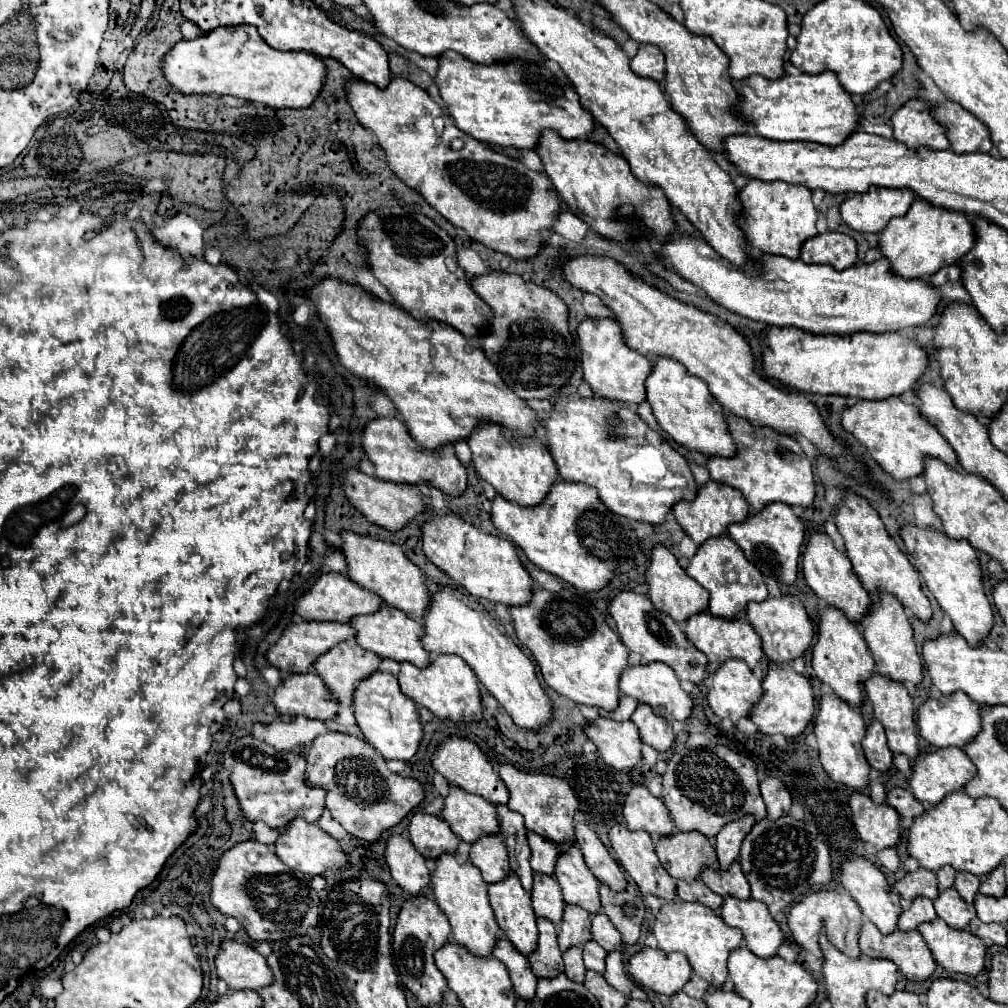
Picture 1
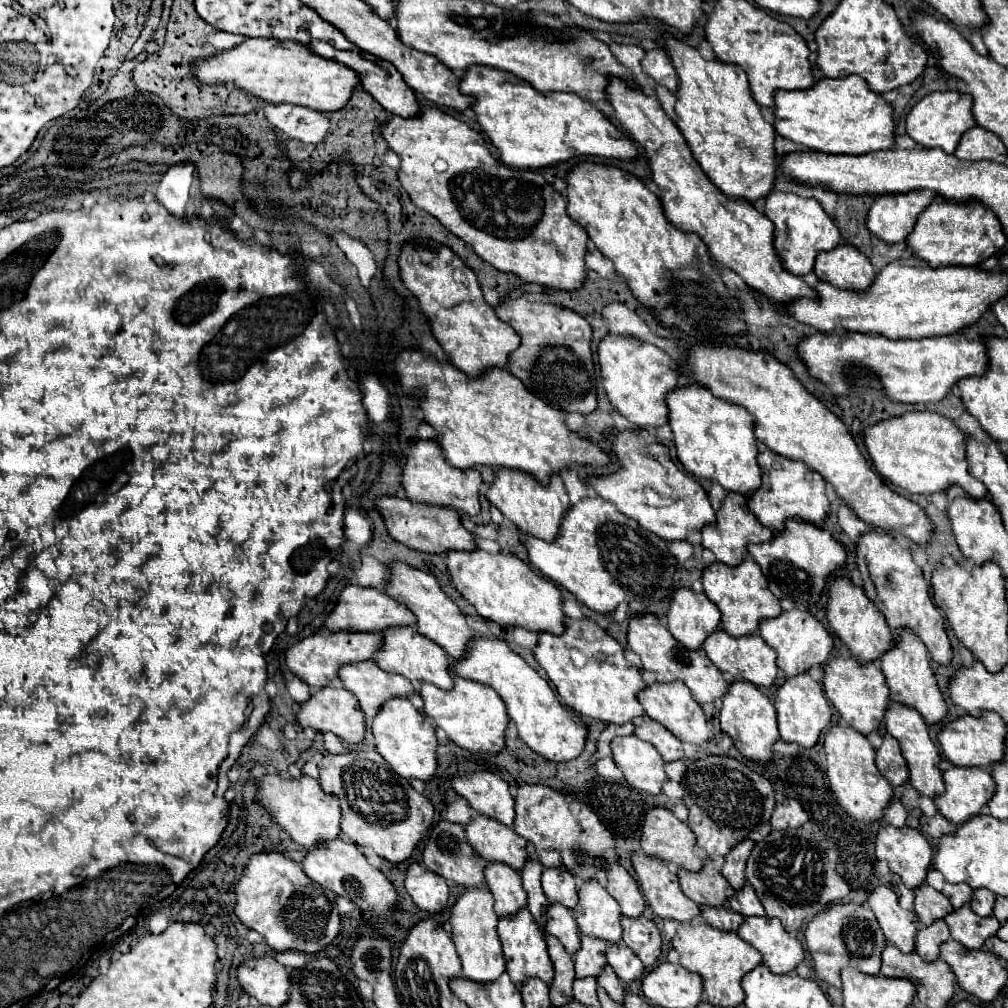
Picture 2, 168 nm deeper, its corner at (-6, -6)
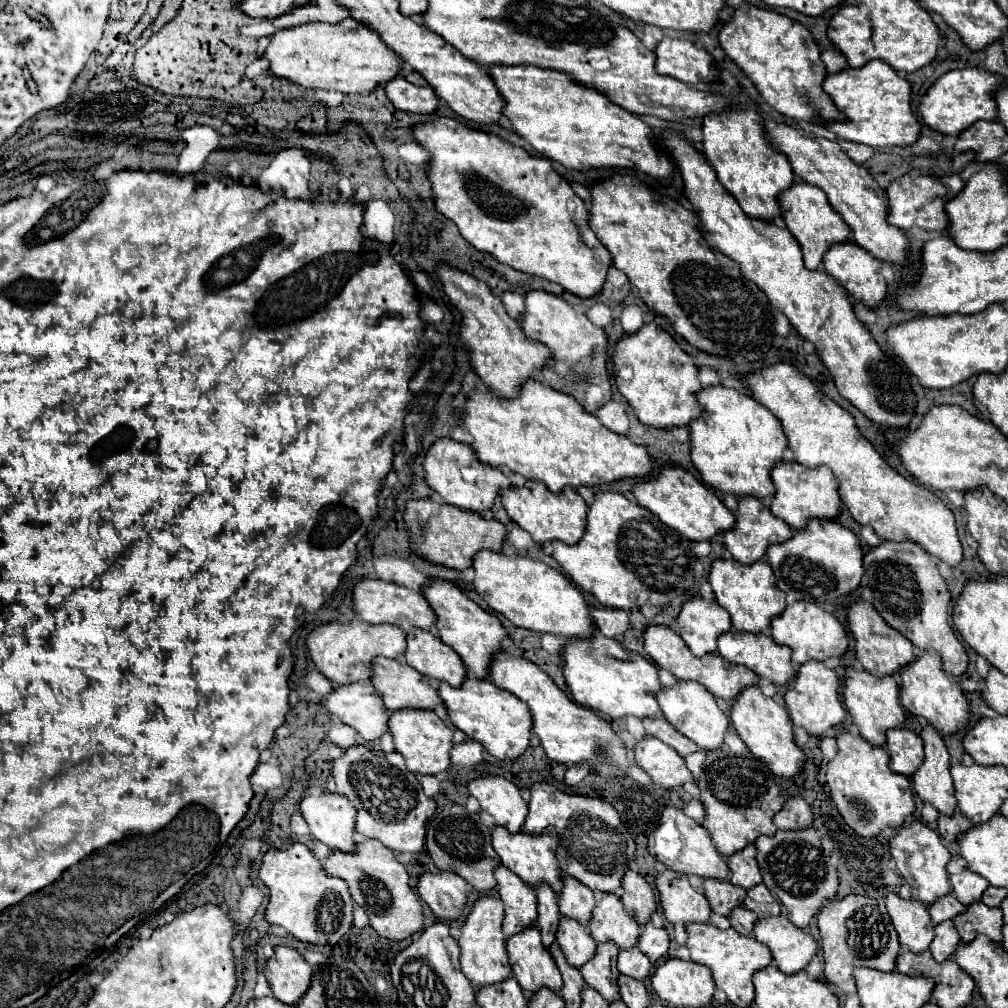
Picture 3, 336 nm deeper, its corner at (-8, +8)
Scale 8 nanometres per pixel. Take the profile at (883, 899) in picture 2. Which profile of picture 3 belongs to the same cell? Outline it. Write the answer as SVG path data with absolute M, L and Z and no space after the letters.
M889 892L885 898L887 912L899 934L903 948L911 952L923 952L933 940L933 922L927 906L917 900L903 900L899 894Z

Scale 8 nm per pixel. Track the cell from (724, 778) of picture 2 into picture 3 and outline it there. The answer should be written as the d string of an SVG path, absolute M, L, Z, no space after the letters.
M719 758L711 762L695 782L699 786L699 800L705 806L703 826L709 830L719 854L731 856L749 842L755 842L757 836L773 836L777 832L773 816L783 808L781 788L777 786L773 774L757 758Z

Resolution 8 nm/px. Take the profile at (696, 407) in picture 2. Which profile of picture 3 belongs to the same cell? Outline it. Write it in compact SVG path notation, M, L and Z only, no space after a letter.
M707 386L695 394L703 414L689 424L691 460L703 482L727 494L769 498L775 494L771 468L783 460L787 448L781 422L757 400L725 386Z

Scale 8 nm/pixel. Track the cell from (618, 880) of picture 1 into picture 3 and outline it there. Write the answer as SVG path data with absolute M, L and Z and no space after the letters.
M625 872L621 880L621 902L625 910L639 922L649 922L651 914L655 912L655 894L647 880L637 872Z

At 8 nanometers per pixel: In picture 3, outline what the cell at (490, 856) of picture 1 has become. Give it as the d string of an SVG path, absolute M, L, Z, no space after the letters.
M505 866L495 868L497 892L505 906L503 918L503 934L511 936L515 932L525 930L529 924L537 920L537 898L535 888L525 884L517 874L513 874Z

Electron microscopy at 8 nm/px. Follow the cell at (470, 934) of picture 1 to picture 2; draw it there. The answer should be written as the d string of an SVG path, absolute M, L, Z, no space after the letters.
M465 888L451 910L451 930L457 954L461 958L461 976L473 982L495 982L505 972L505 958L497 936L497 916L493 912L493 894L487 888Z

